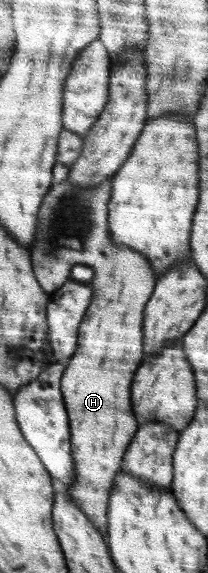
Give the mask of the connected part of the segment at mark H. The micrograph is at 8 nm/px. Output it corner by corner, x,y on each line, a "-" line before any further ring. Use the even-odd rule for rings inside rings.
63,180
57,185
53,185
53,191
48,192
45,195
44,203
40,206
40,212
38,214
38,220
40,225
38,225
37,236
35,236
36,243
33,243
30,253
32,256
32,269
35,271
37,281
43,287
44,291
48,294
50,292
55,292
57,288
60,288
67,280
71,279
71,268
74,265
88,265
93,269
95,275
89,281
91,289
93,289
93,298
91,298
91,304
87,308
87,313
85,318
81,320
79,324
79,336
77,336
77,349
75,353
66,361
65,371
60,381
61,389
64,394
64,402
67,406
68,416
73,417
73,433
72,433
72,456
73,462
75,462
76,469
76,480
73,481
72,485
69,485
69,489
66,489
67,493
71,493
73,504
80,506
82,510
87,514
95,526
102,535
108,533
108,507
109,499
112,495
113,488
116,487
116,477
123,468
124,456
126,455
128,448
131,447
132,440
135,439
136,432
139,431
140,422
135,418
133,414
133,408
131,405
131,397
129,397
129,389
131,389
131,384
135,383
133,375
139,371
140,365
143,363
144,359
144,311
148,305
148,301
152,297
152,293
156,289
156,271
152,269
152,262
147,261
147,257
143,253
137,253
131,247
127,245
115,245
111,241
111,229
109,229
108,222
108,201
112,199
112,180
105,180
105,183
97,185
93,188
79,188
77,184
73,184
71,180

